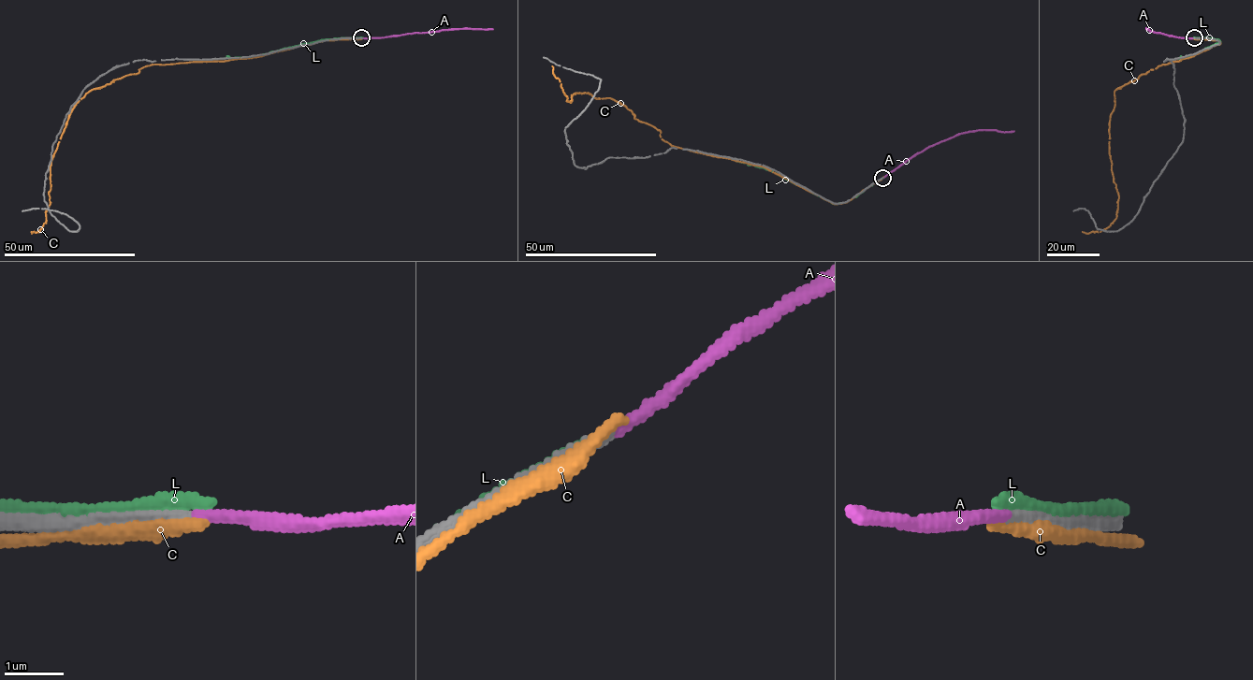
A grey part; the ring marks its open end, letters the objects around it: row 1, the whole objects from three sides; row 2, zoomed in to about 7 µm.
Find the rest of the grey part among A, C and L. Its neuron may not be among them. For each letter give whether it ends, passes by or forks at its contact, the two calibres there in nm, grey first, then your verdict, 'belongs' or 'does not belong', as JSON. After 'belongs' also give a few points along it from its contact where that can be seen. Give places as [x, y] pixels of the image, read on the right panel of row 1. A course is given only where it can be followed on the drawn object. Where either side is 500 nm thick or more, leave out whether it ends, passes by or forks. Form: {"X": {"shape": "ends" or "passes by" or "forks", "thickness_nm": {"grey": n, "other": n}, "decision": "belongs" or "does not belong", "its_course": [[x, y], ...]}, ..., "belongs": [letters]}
{"A": {"shape": "ends", "thickness_nm": {"grey": 200, "other": 190}, "decision": "belongs", "its_course": [[1194, 38], [1170, 36], [1147, 29]]}, "C": {"shape": "passes by", "thickness_nm": {"grey": 200, "other": 280}, "decision": "does not belong"}, "L": {"shape": "passes by", "thickness_nm": {"grey": 200, "other": 190}, "decision": "does not belong"}, "belongs": ["A"]}

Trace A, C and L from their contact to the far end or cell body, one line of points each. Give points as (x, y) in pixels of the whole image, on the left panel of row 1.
A: (362, 38), (440, 30), (493, 29)
C: (358, 38), (221, 61), (150, 65), (89, 91), (73, 108), (50, 162), (46, 222), (39, 232), (31, 231)
L: (357, 38), (327, 38), (250, 56), (215, 59)

